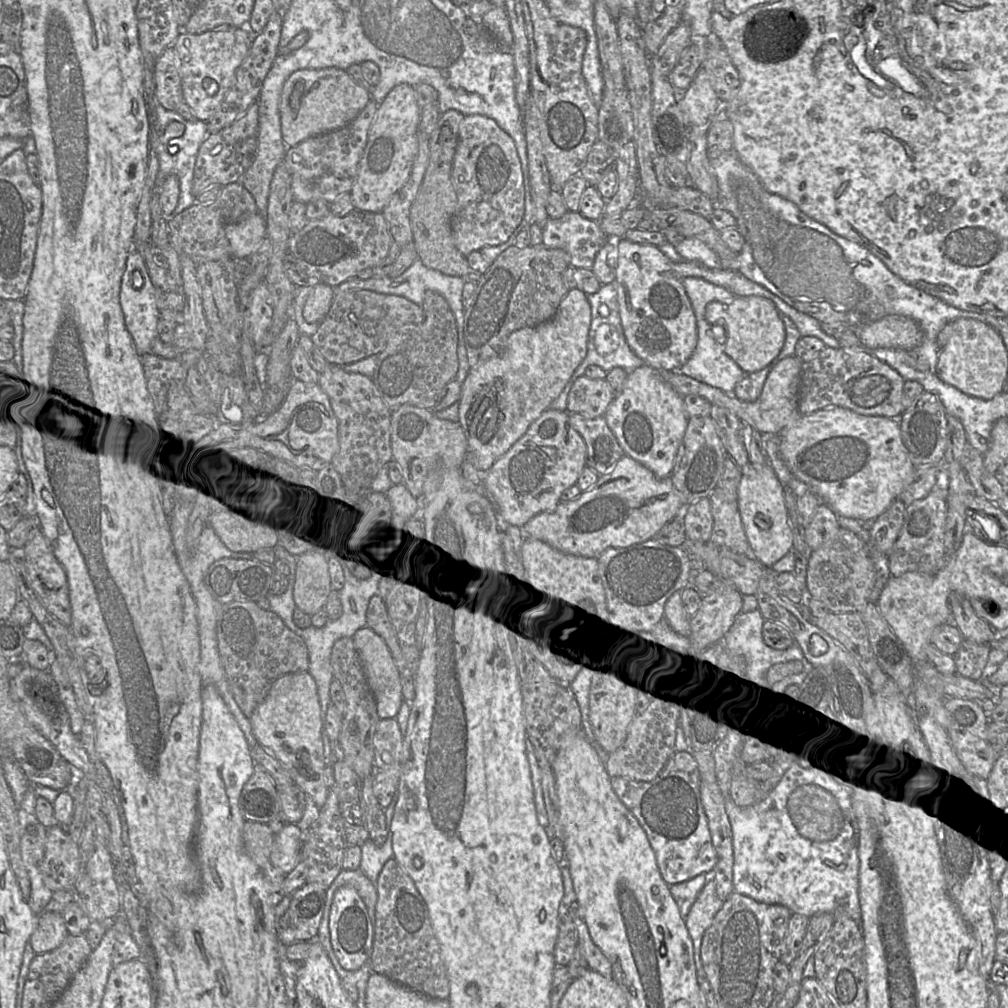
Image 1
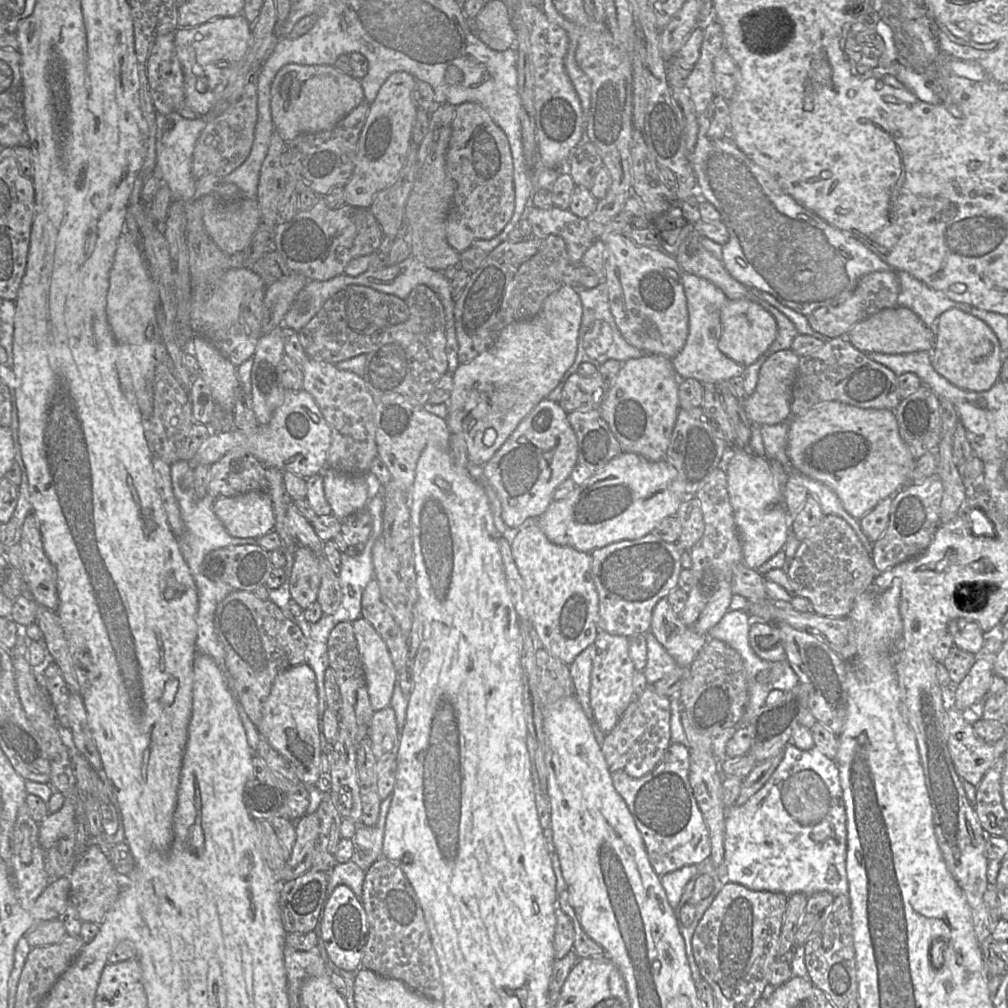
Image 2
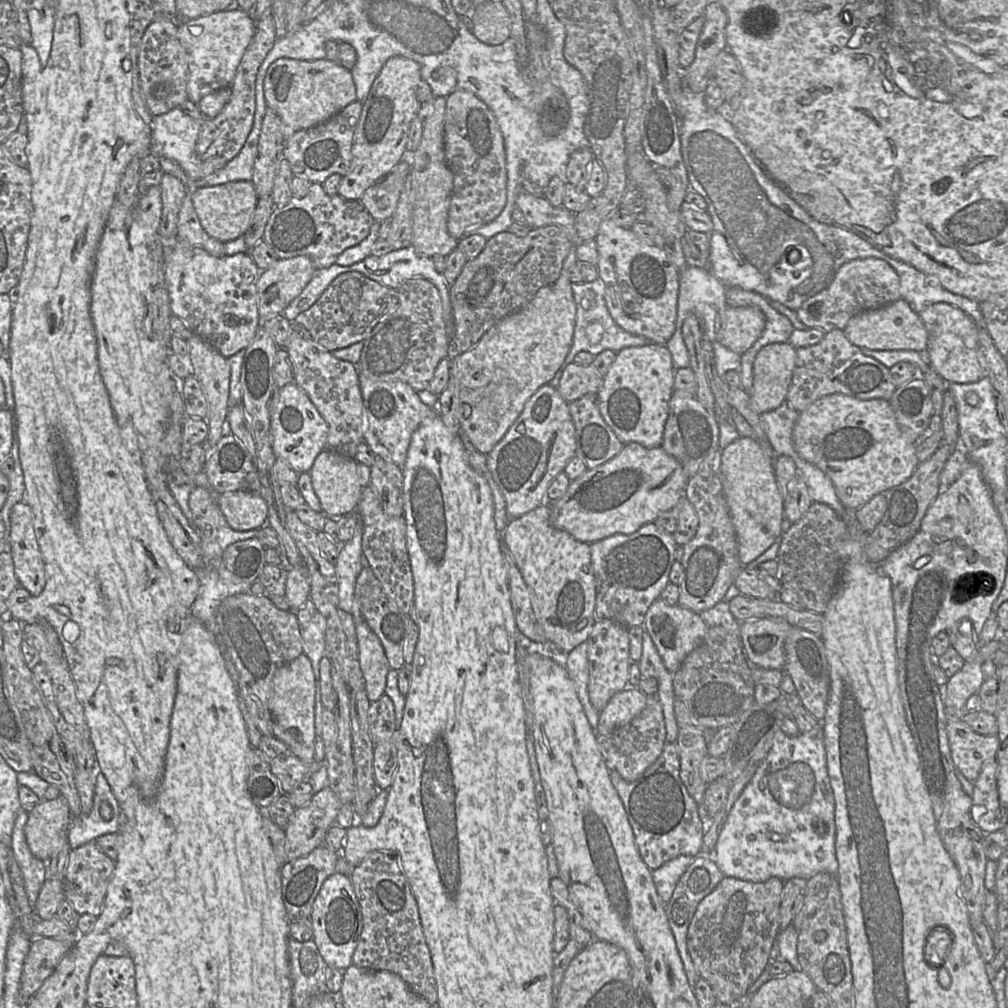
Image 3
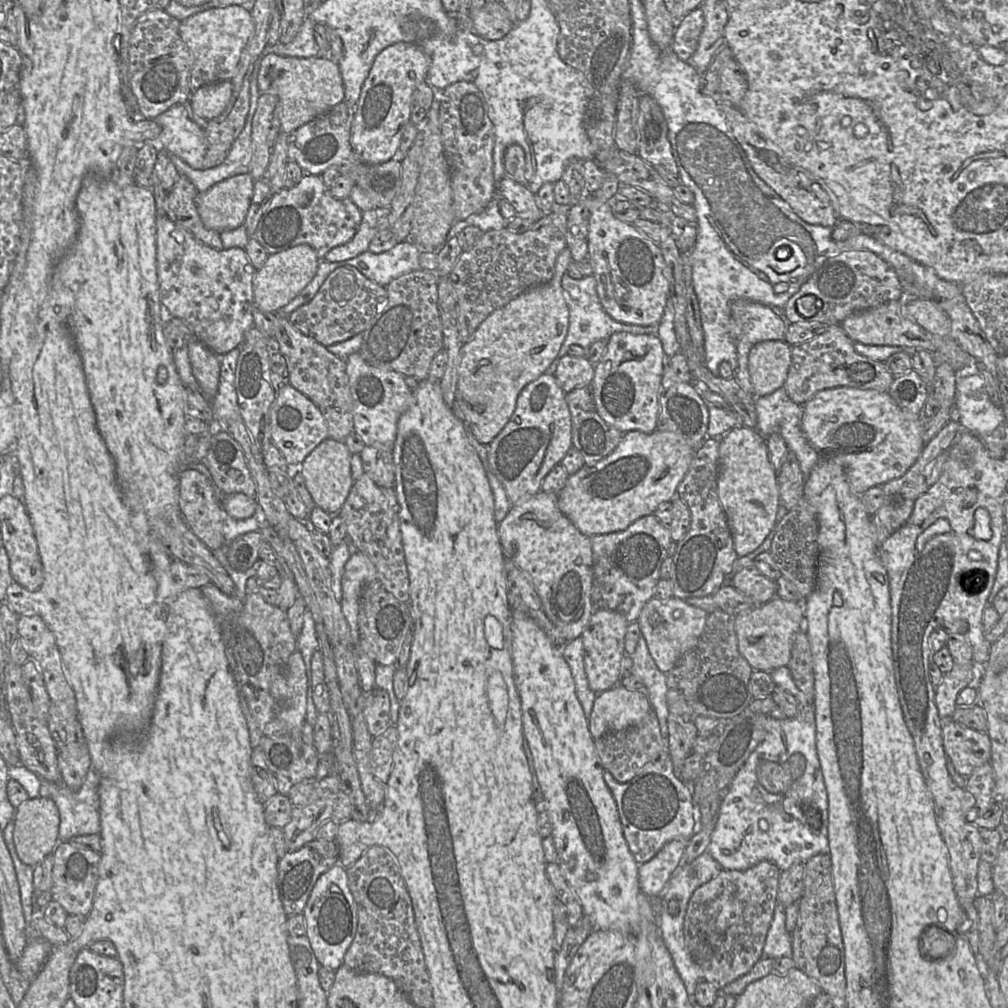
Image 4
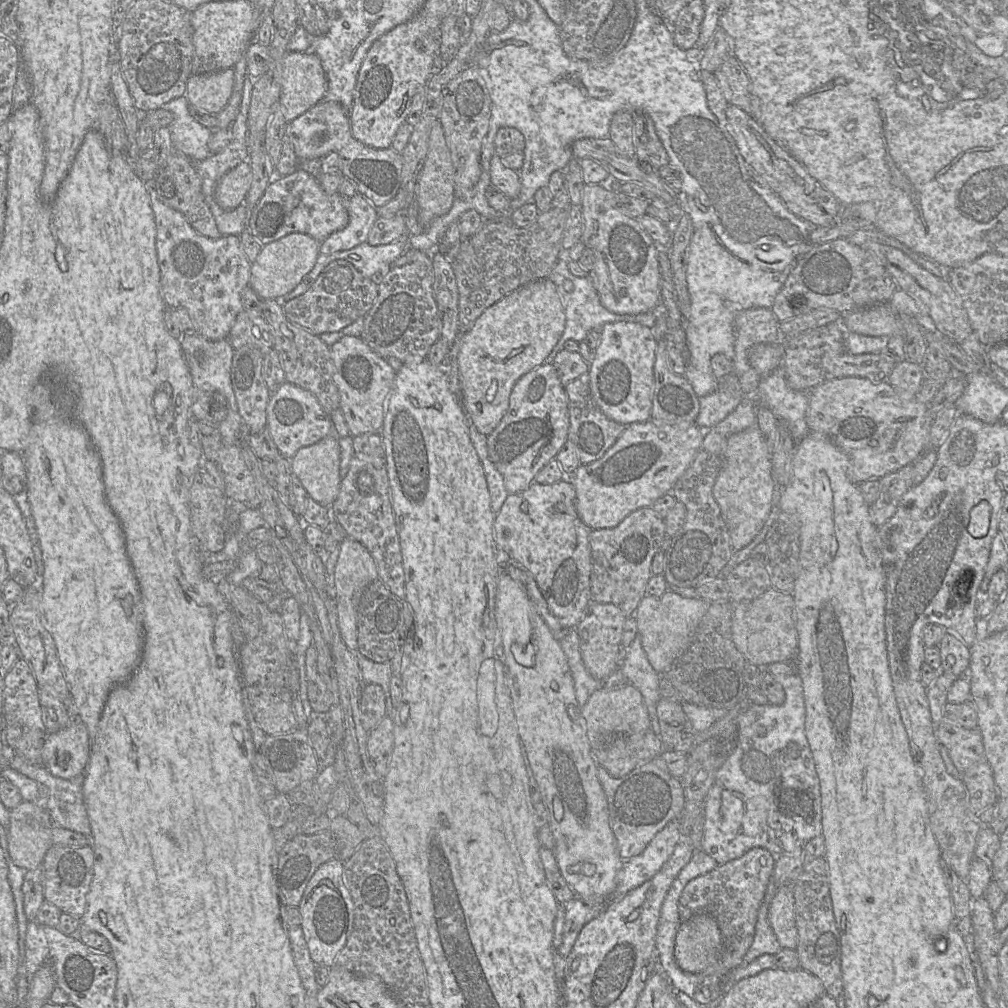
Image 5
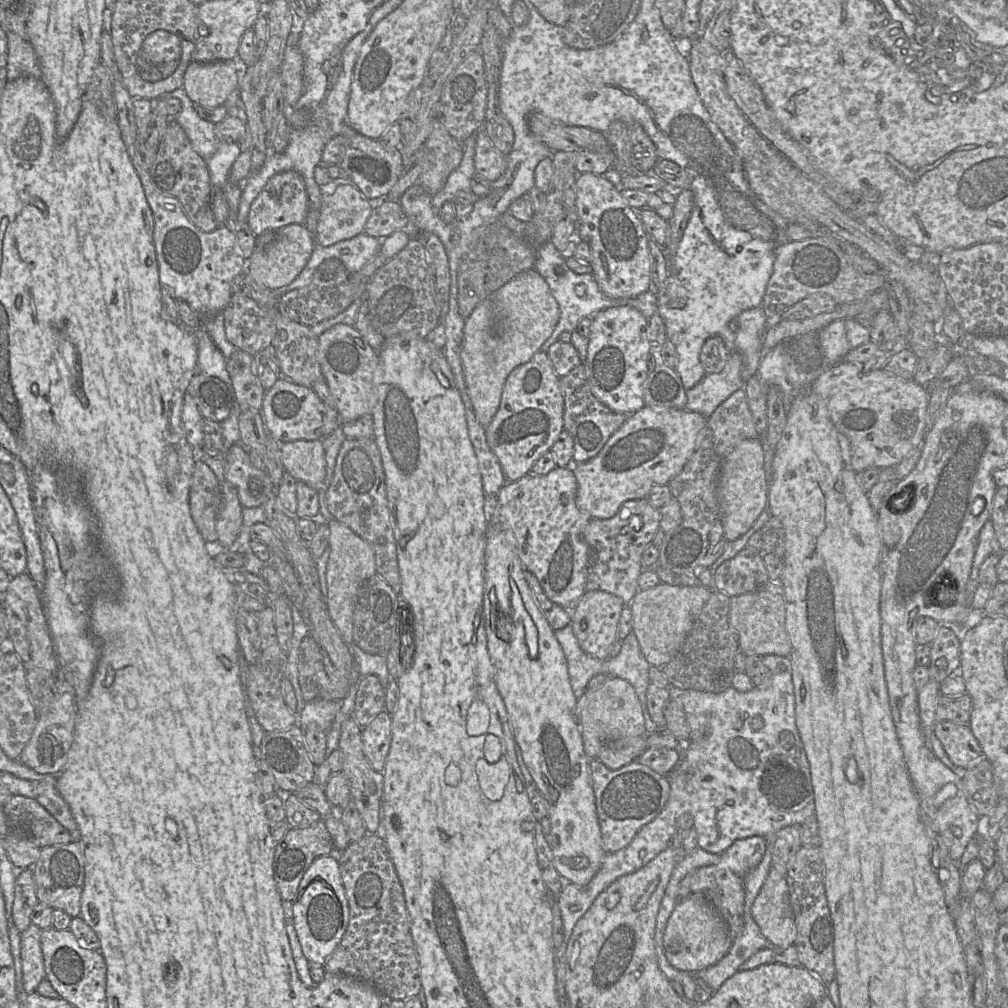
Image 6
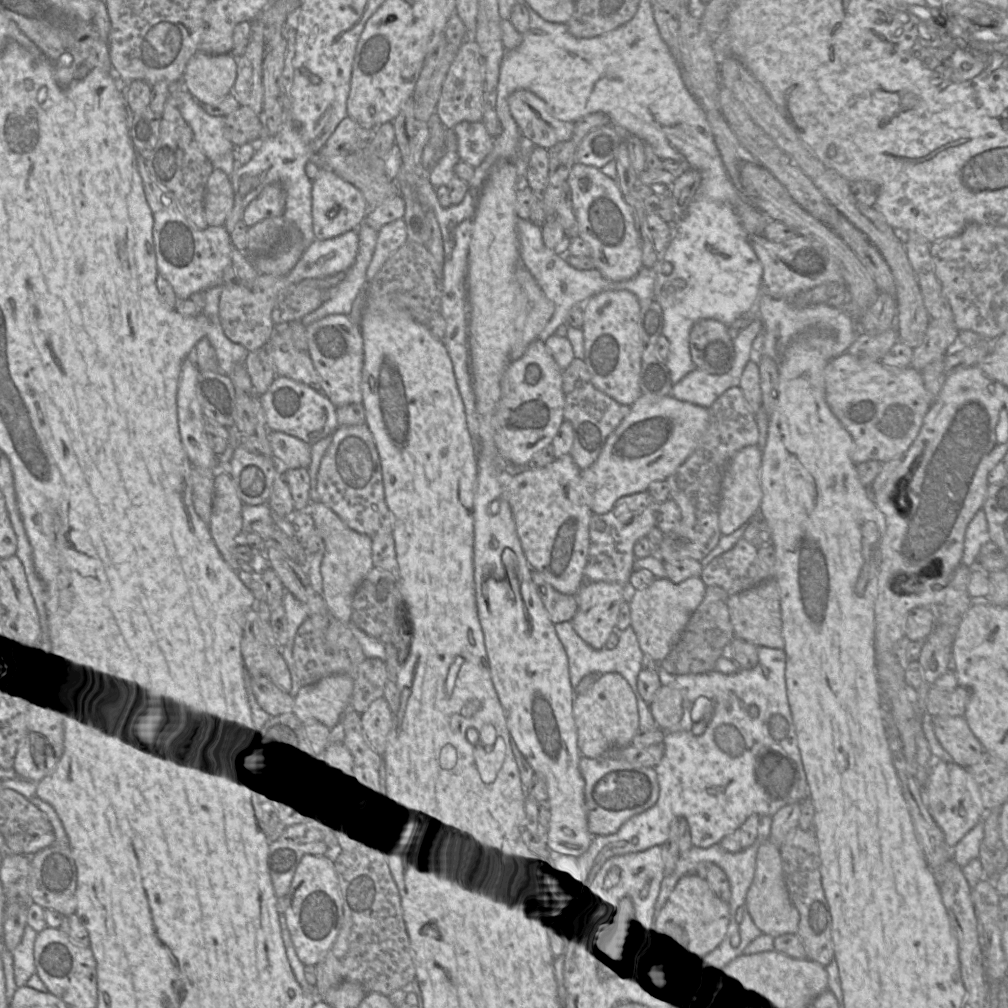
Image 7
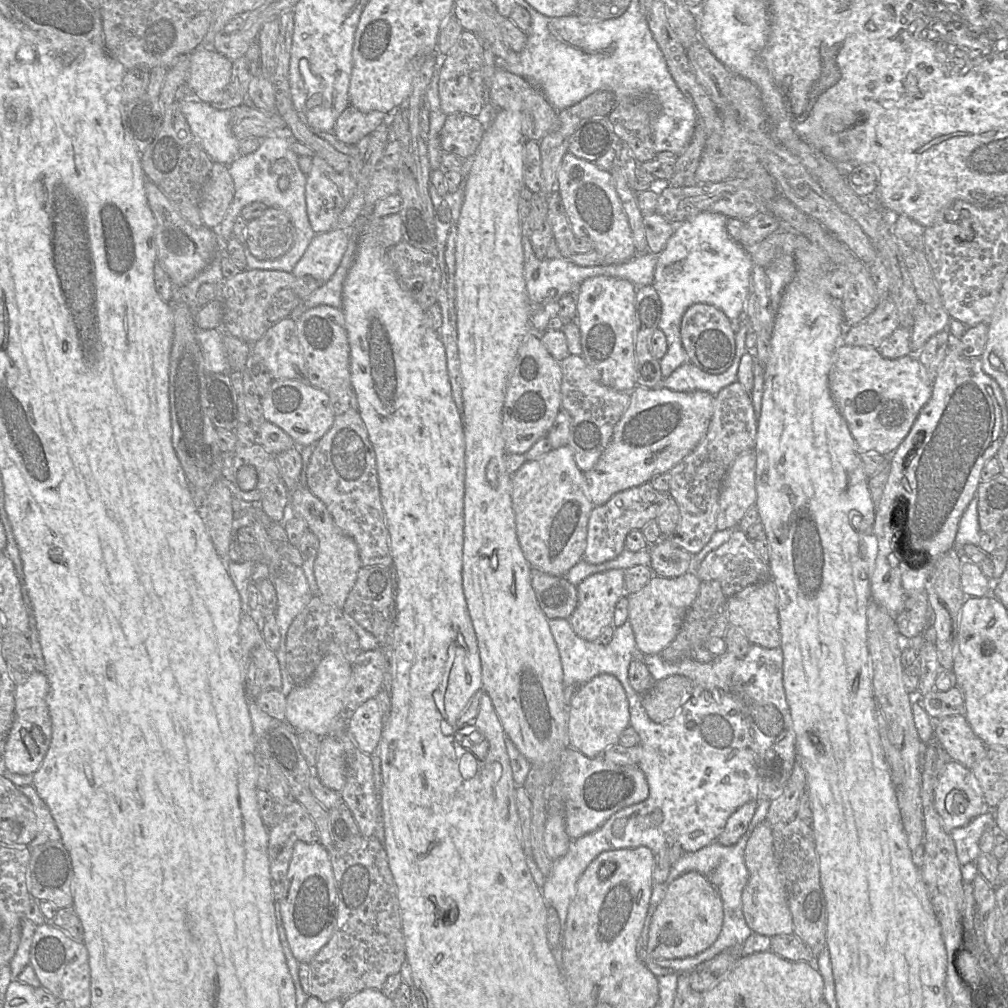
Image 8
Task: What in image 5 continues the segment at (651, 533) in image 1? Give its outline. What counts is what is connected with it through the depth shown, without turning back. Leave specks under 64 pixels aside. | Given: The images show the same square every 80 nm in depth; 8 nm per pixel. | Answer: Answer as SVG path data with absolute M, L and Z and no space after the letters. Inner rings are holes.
M652 420L627 425L615 443L599 459L590 464L580 464L566 478L576 493L575 507L580 519L593 529L613 528L633 511L651 507L672 488L690 466L701 449L704 430L697 423L656 424Z

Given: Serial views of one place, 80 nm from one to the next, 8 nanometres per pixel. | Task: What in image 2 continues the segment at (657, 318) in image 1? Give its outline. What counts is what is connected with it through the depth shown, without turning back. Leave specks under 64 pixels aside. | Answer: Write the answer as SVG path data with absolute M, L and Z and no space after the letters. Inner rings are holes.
M612 231L600 238L606 247L605 279L609 304L616 325L632 346L645 354L675 357L689 333L687 302L681 281L681 268L662 249L638 245L629 237Z

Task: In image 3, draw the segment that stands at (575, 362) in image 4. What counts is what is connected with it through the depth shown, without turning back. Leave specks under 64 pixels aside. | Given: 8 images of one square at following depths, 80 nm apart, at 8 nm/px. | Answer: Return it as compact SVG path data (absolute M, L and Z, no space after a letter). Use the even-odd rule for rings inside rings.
M572 362L564 368L558 390L561 396L570 403L585 395L597 395L602 383L603 378L592 364L580 366Z

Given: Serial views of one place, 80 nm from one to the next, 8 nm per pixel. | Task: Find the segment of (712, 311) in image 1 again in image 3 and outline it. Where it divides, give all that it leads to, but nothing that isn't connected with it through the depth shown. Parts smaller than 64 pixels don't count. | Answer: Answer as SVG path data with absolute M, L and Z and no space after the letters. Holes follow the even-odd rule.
M726 306L716 340L740 356L761 336L765 315L755 307Z

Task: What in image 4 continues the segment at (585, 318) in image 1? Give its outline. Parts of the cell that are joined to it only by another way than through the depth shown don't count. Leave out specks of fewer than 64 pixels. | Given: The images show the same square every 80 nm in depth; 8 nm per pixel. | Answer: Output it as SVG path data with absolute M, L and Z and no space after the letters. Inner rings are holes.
M565 248L557 257L555 274L551 281L528 289L504 307L493 311L479 325L469 341L461 346L456 399L464 414L465 424L485 446L492 442L510 420L522 389L546 373L559 354L569 327L569 308L563 294L562 277L567 273L571 262L570 248Z

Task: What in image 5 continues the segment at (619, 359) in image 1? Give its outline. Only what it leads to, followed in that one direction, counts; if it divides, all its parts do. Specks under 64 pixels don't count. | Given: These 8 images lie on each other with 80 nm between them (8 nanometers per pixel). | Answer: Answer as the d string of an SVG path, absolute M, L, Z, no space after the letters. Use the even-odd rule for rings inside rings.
M558 260L548 277L556 286L557 292L560 296L564 312L565 312L565 328L563 333L548 356L545 362L553 363L553 359L558 352L564 349L564 343L567 340L574 340L576 342L584 341L587 333L592 329L601 329L606 323L626 321L626 322L637 322L649 328L653 328L656 322L656 317L658 312L663 312L663 306L661 302L656 308L639 314L615 314L608 309L606 309L600 302L599 295L593 284L590 273L583 277L574 276L568 269L567 262L563 260ZM565 281L571 281L574 285L573 291L568 293L565 287Z

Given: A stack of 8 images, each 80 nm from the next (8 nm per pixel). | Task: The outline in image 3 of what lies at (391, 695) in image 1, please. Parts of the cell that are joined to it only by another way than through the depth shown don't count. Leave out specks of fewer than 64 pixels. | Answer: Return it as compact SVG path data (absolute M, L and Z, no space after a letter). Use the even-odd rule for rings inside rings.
M364 620L356 622L355 630L366 694L369 701L374 702L385 693L391 667L380 639L367 623Z

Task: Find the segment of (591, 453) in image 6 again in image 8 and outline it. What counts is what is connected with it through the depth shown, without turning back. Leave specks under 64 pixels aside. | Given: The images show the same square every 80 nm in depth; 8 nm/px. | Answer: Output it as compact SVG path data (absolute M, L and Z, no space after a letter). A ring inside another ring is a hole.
M570 353L560 364L562 368L561 408L571 417L568 445L577 466L585 473L595 466L607 448L615 425L629 406L630 393L617 391L602 384L582 355Z

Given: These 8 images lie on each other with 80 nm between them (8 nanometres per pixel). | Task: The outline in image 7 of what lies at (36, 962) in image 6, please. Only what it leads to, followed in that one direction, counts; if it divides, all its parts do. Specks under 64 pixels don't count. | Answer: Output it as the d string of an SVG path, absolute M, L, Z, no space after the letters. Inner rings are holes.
M26 925L19 945L13 951L14 973L18 987L27 986L29 978L36 972L34 945L38 932Z

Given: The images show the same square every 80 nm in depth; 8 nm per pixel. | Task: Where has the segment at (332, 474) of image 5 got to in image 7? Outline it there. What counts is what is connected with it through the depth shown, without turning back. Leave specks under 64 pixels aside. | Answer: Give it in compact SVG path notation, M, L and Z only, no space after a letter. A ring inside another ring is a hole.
M271 431L269 441L274 459L284 468L306 468L311 463L311 445L285 434Z

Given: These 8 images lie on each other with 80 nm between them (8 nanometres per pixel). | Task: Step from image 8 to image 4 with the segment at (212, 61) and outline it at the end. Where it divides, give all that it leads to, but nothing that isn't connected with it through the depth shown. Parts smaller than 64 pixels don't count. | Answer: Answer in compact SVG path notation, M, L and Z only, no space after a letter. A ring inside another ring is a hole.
M224 80L199 87L191 93L189 102L197 115L211 120L224 111L231 95L232 82Z

